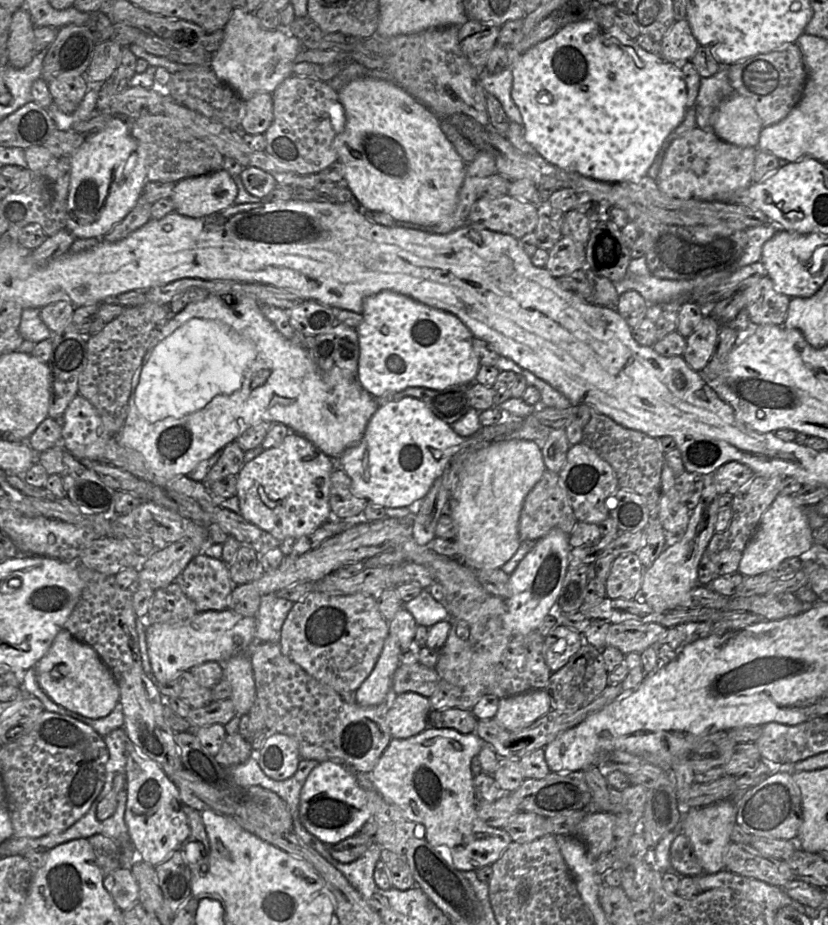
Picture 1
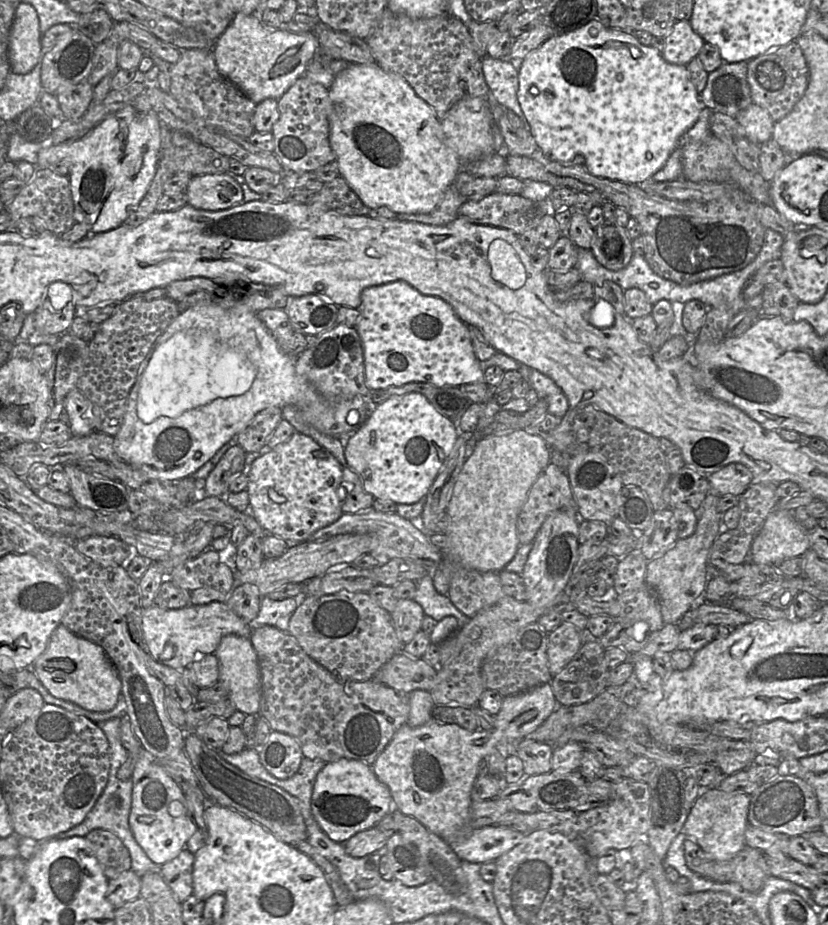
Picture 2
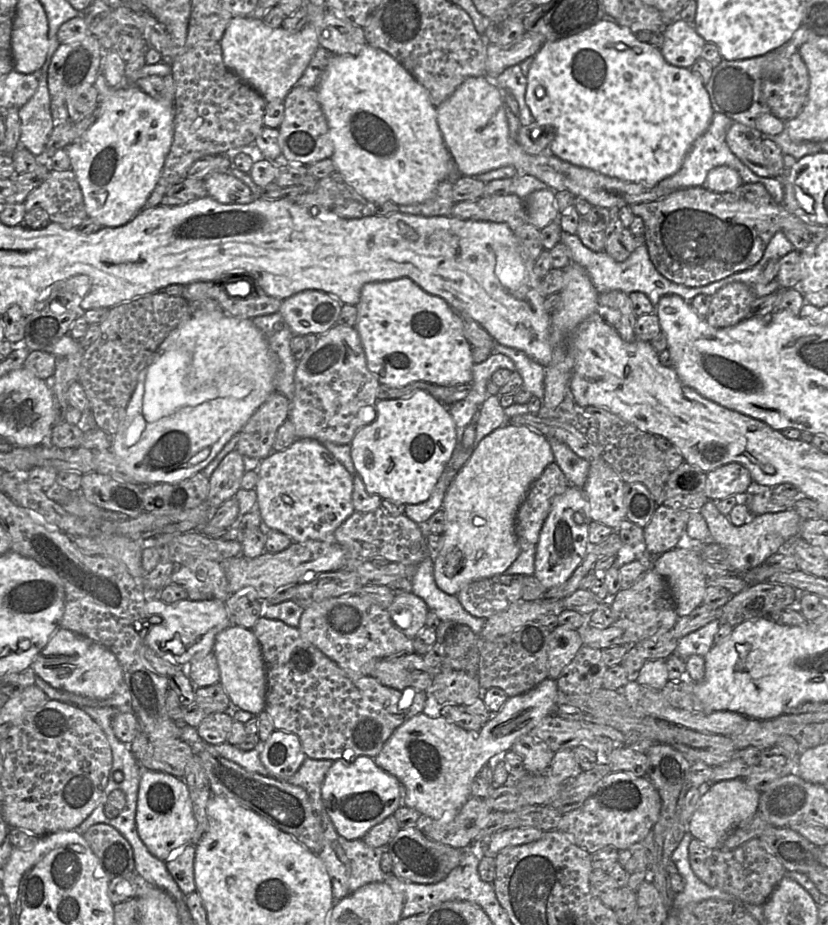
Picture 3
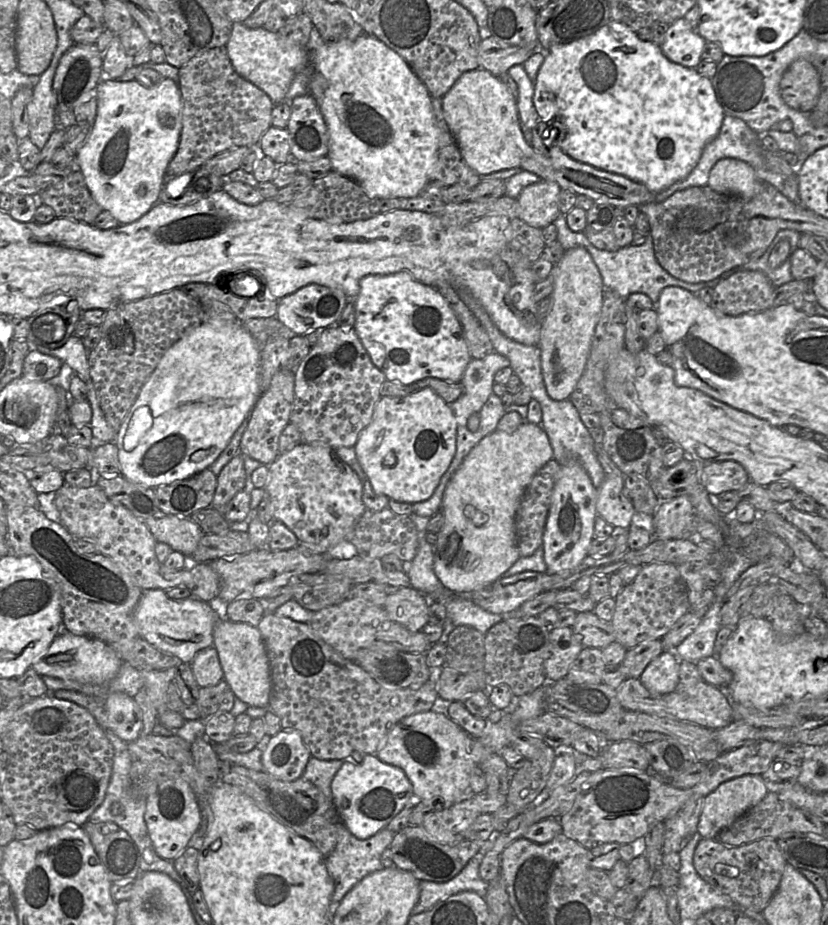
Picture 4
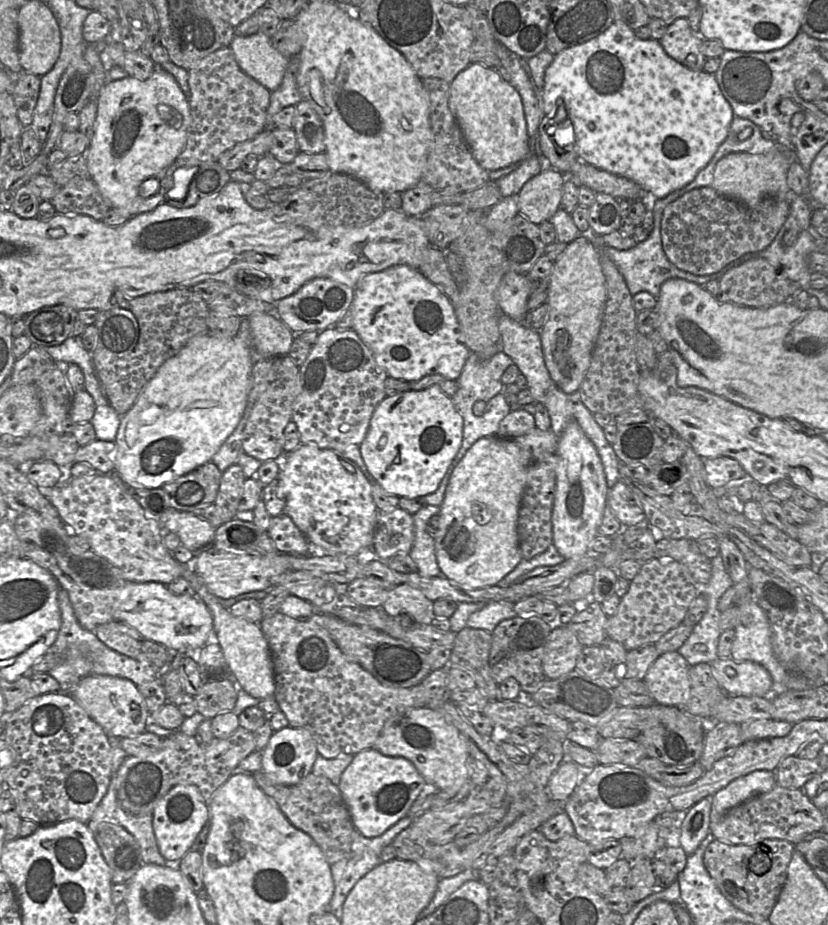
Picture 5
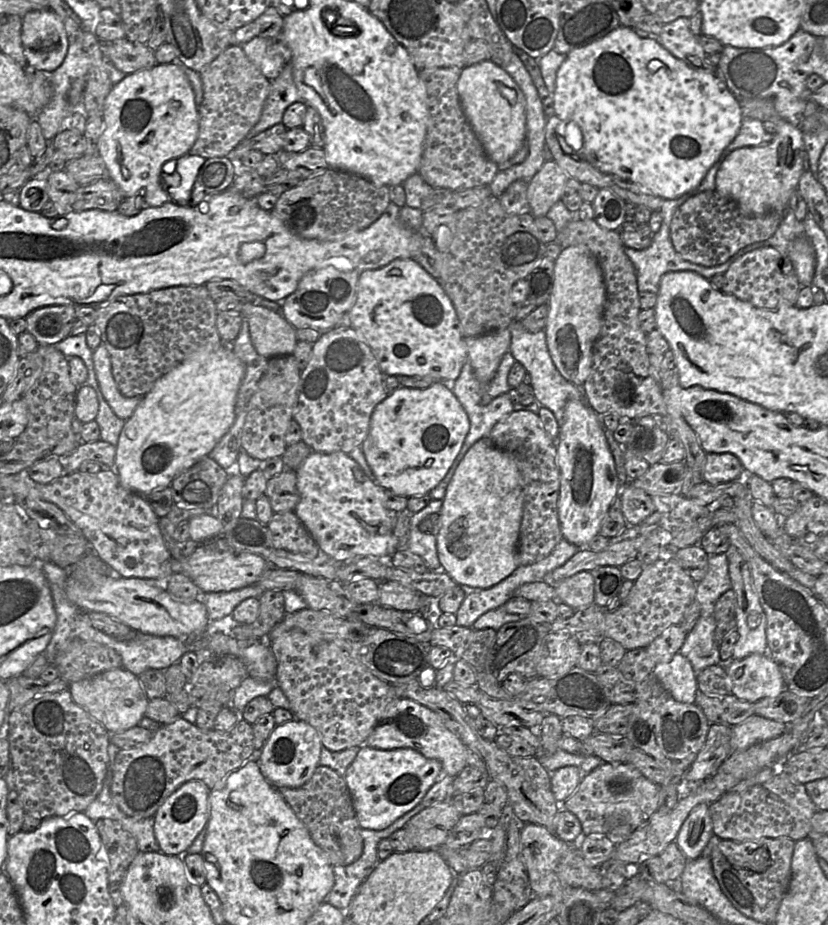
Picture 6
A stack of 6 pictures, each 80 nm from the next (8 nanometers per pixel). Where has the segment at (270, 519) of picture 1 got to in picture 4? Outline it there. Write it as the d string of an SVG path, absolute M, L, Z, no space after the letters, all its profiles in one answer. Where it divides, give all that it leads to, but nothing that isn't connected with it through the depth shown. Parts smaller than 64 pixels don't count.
M299 442L289 451L280 453L268 467L264 490L273 506L273 519L284 523L301 544L311 547L315 552L341 550L348 540L348 534L366 511L362 500L363 485L357 474L337 456L335 449L320 443Z

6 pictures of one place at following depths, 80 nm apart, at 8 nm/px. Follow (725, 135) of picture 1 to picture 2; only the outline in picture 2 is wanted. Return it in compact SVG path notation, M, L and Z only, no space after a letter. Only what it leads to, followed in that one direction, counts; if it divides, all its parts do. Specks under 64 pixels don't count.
M750 104L735 119L744 128L747 138L752 142L762 144L771 139L775 122L760 106Z

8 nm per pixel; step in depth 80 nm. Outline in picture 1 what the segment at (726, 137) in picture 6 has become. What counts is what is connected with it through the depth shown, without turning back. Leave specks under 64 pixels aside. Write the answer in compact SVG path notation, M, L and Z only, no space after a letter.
M585 19L561 27L553 36L524 52L510 67L513 73L511 96L521 113L527 142L536 153L557 168L567 172L577 172L598 181L631 183L646 176L665 140L681 124L687 112L687 86L680 64L666 62L659 55L642 49L635 40L630 39L617 28L603 29L593 19Z

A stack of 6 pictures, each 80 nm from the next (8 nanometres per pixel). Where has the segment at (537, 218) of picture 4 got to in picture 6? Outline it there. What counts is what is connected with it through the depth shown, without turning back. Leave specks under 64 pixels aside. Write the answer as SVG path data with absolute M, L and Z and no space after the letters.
M544 161L540 170L530 179L527 186L529 212L534 217L546 216L549 209L559 200L569 176L554 161Z

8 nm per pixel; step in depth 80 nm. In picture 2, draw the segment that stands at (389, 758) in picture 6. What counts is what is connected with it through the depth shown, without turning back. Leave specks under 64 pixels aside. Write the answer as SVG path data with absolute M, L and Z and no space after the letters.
M359 760L328 762L316 777L311 810L320 828L335 842L344 844L360 831L375 826L393 810L388 787L376 777L372 766Z

